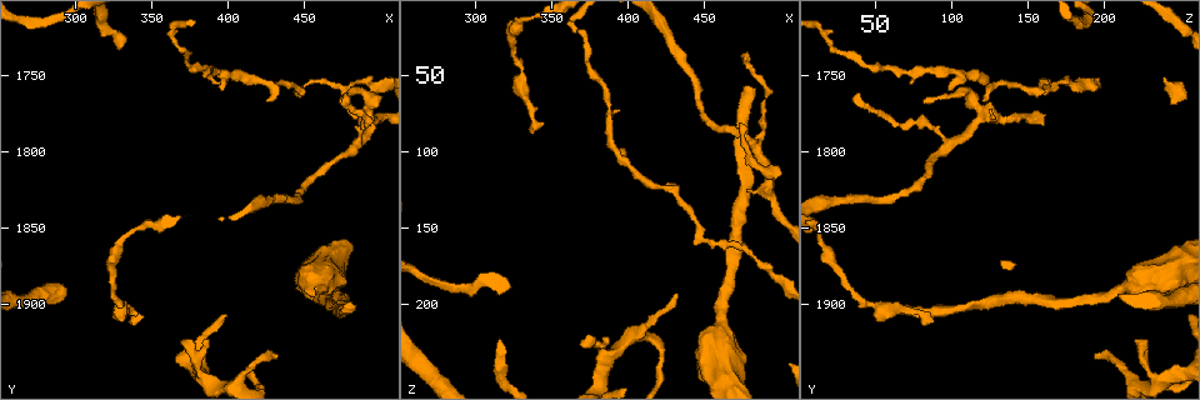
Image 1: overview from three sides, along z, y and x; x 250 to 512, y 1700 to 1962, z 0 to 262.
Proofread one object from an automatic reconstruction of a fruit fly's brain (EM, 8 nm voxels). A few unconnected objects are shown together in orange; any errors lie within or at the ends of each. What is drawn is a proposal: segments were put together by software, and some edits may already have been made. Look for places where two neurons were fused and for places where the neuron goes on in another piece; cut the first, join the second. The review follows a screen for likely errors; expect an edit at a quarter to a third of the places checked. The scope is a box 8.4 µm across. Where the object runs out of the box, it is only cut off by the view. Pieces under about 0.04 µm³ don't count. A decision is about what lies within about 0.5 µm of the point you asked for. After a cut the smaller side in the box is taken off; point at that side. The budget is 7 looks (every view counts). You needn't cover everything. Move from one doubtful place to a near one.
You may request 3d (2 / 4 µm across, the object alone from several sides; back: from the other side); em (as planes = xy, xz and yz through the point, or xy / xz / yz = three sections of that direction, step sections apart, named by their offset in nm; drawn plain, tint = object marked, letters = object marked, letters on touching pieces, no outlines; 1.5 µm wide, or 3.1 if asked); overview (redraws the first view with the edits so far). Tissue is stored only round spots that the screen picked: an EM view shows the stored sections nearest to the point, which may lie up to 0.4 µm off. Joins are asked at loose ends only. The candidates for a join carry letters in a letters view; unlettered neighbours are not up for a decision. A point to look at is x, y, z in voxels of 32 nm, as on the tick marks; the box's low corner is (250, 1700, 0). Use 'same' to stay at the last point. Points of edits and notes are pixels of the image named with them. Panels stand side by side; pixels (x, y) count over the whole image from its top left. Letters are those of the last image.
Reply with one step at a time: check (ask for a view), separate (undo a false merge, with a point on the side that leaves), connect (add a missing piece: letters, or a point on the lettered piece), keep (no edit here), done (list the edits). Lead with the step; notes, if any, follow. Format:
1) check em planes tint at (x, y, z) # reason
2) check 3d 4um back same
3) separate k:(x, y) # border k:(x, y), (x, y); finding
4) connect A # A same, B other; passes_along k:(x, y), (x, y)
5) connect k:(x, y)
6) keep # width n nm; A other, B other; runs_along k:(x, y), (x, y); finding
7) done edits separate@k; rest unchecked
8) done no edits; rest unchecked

check em planes plain at (430, 1936, 194) # branch stops here

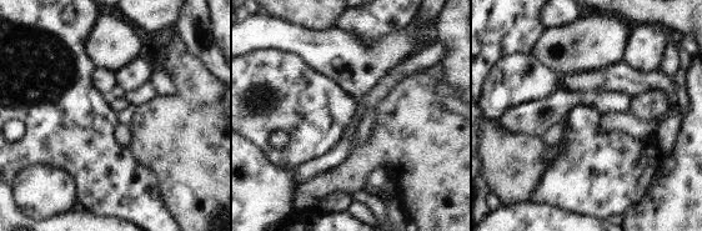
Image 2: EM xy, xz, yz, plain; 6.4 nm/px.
check em planes tint same

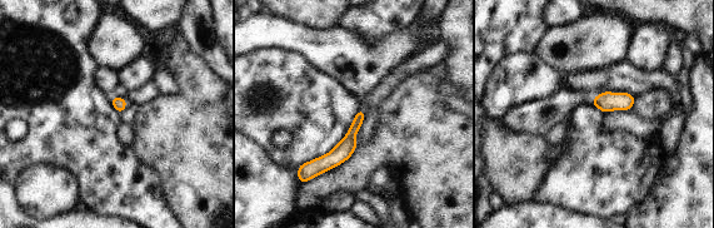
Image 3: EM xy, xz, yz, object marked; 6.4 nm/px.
check em planes letters same

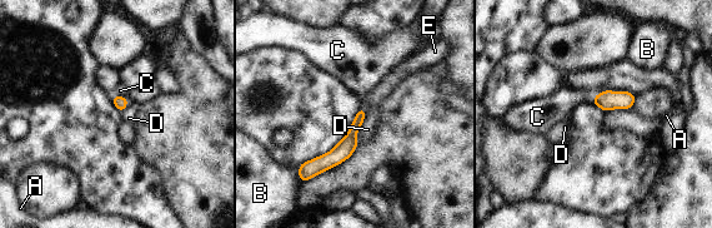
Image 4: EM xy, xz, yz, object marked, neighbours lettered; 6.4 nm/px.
connect E # width 80 nm; A other, B other, C other, D other, E same; passes_along 4:(347, 144), (362, 109), (372, 100); the neuron continues

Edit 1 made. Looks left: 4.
check overview # redraw

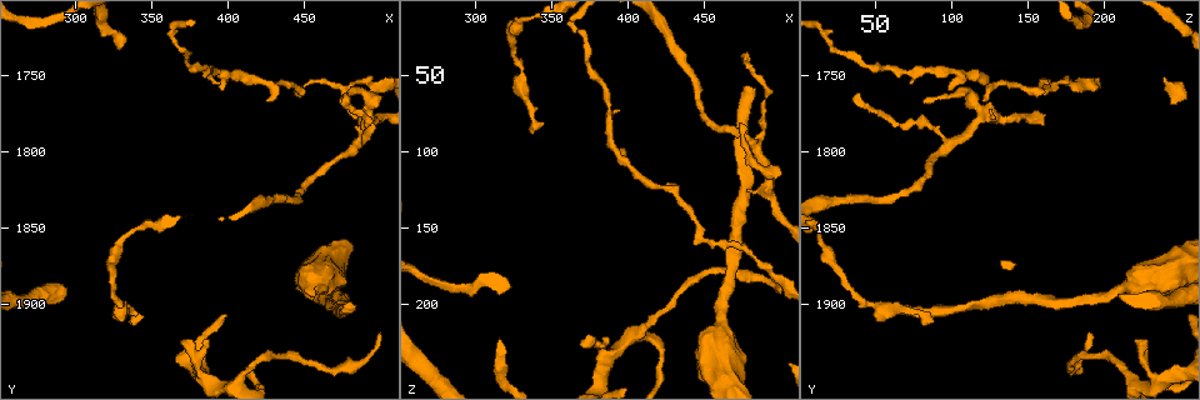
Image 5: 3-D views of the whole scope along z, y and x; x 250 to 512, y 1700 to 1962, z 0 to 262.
check em planes letters at (374, 1922, 218) # free end

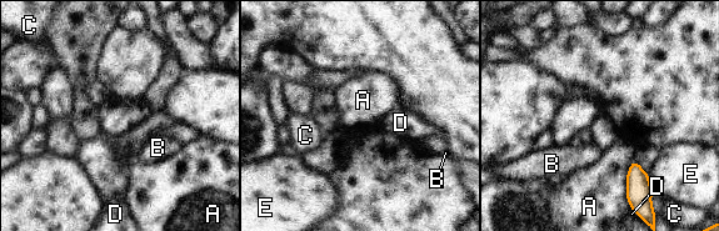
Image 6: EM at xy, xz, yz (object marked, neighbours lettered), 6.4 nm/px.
keep # A other, B other, C other, D other, E other; border 6:(634, 160), (627, 175), (625, 199); none of them fits

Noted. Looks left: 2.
check em yz step 8 letters at (478, 1898, 60) # long arm stops here

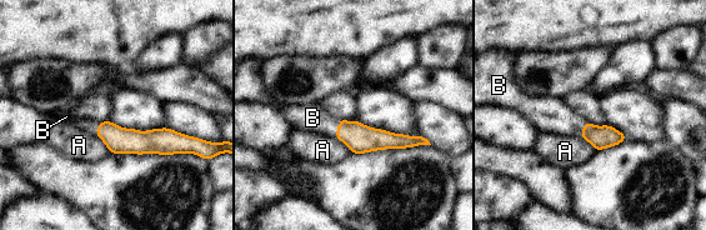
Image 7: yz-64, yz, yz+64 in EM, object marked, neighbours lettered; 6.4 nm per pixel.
check em planes letters same # another direction

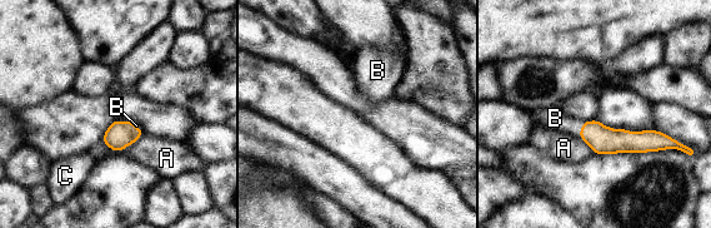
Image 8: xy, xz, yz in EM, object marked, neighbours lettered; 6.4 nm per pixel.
connect B # longest_contact A 280 nm; A other, B same, C other; the neuron continues

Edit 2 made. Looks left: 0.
done edits connect@4, connect@8; rest unchecked

